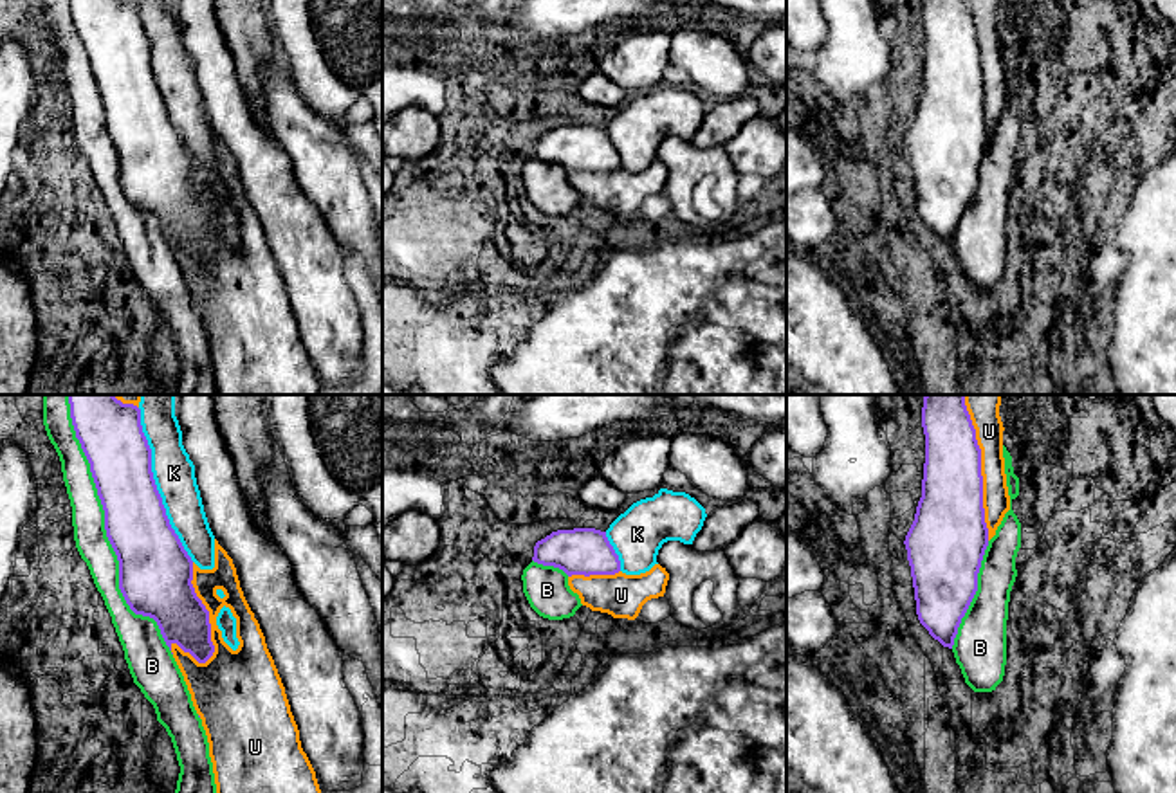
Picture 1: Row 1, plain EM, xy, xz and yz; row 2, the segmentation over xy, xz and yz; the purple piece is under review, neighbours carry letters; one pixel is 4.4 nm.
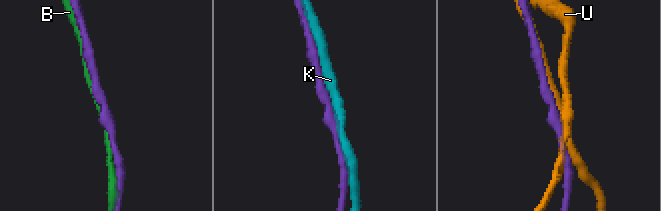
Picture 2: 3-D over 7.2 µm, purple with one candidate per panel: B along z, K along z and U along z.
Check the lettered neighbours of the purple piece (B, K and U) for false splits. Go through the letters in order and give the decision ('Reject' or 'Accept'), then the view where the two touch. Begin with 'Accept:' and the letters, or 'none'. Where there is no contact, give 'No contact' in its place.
Accept: none
B: Reject. Touches purple in xy
K: Reject. Touches purple in xy
U: Reject. Touches purple in xy

